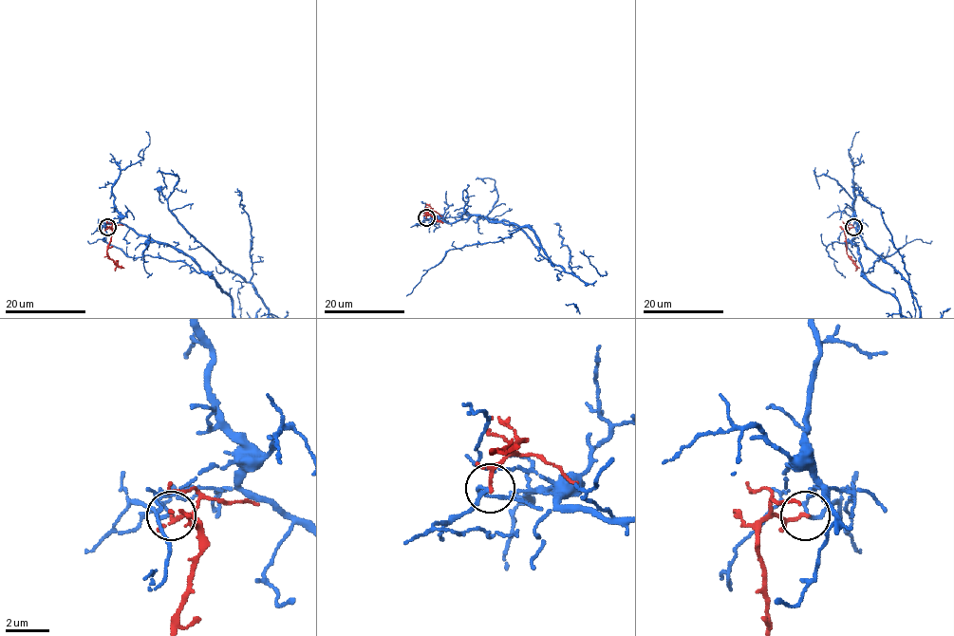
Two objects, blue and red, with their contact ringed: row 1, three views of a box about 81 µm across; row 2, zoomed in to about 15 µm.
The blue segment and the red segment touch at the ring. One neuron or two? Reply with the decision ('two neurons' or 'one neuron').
one neuron

